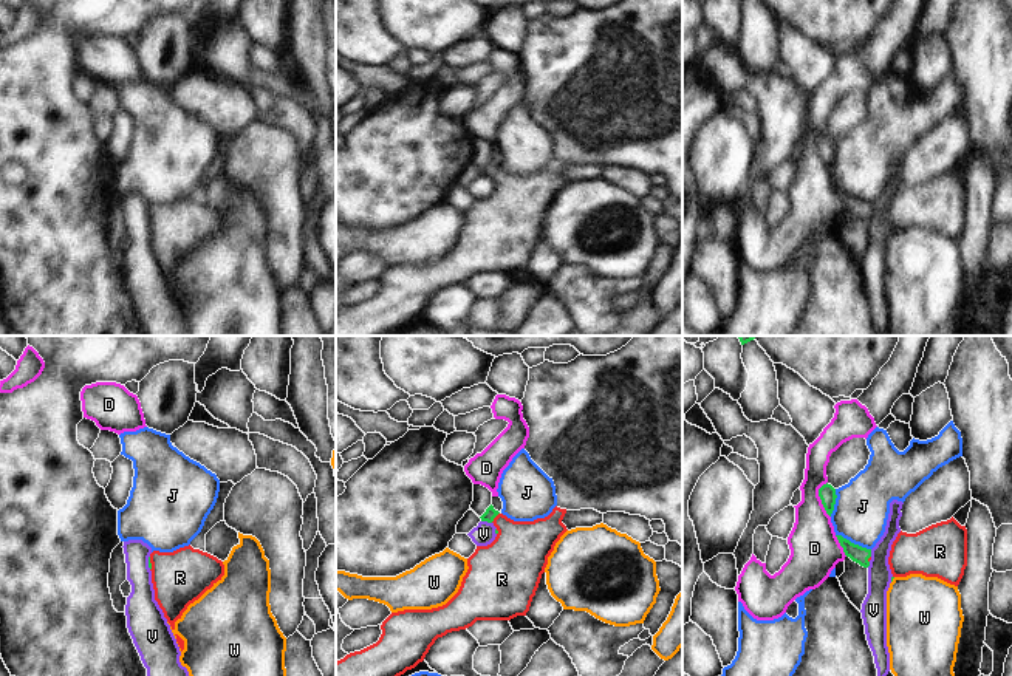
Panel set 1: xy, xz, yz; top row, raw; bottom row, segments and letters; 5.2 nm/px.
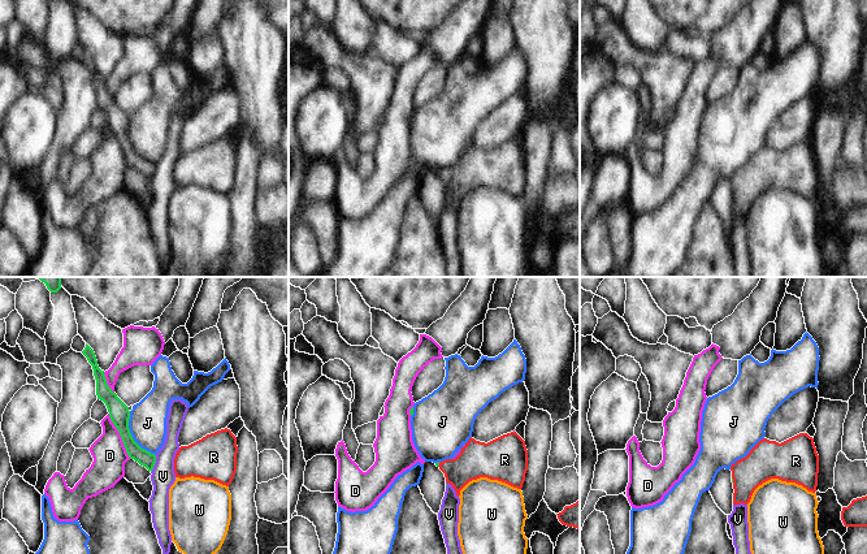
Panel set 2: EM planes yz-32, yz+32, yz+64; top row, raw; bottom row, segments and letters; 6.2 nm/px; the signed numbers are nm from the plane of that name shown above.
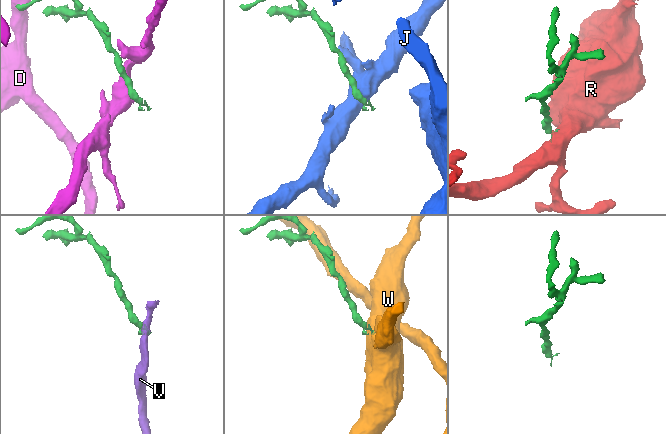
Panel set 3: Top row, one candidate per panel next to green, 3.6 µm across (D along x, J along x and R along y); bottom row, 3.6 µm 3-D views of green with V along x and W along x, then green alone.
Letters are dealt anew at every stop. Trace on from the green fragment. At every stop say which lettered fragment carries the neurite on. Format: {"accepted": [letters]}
{"accepted": ["R"]}

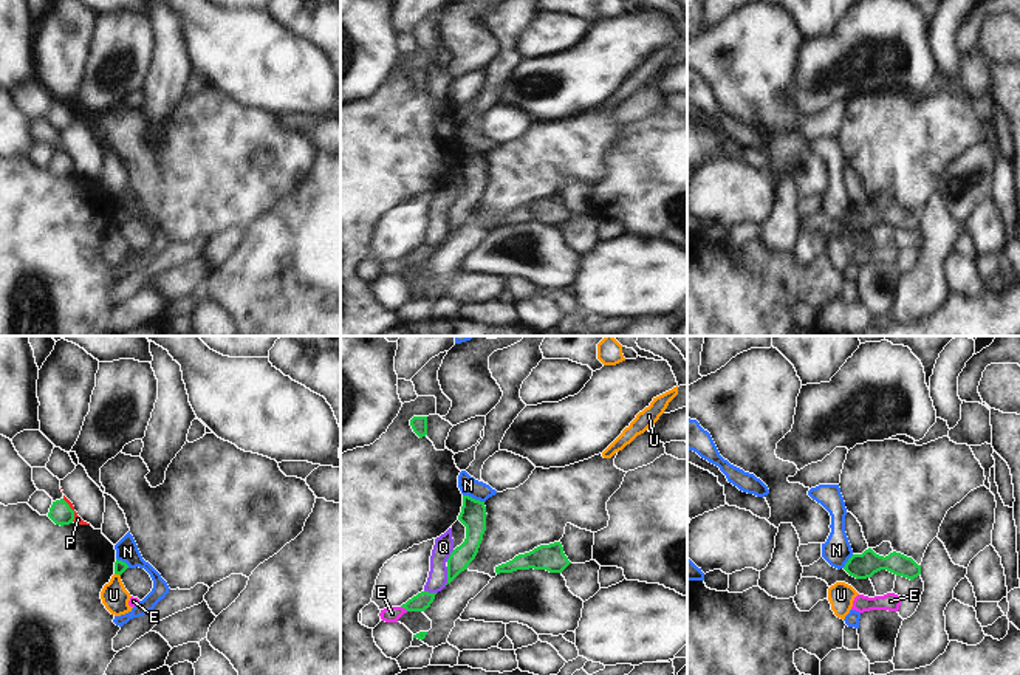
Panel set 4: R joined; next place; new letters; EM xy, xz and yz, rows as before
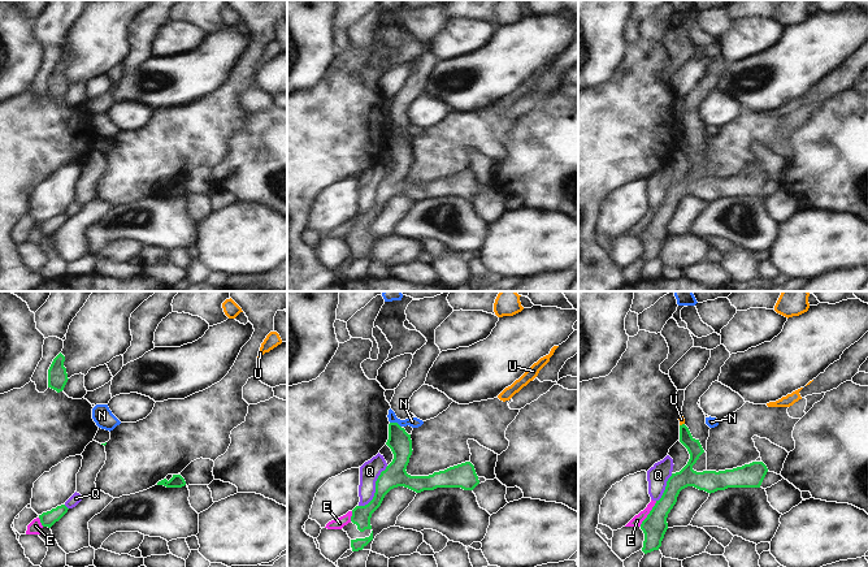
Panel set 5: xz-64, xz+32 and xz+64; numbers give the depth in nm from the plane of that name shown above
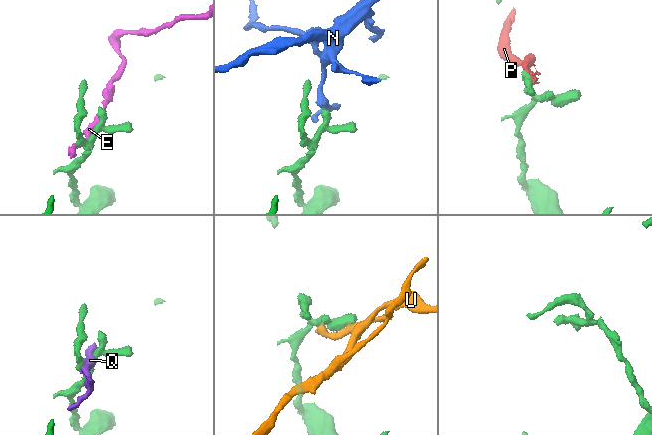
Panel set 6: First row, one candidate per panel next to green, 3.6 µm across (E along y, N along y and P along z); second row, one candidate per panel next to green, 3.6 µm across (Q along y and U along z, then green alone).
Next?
{"accepted": []}

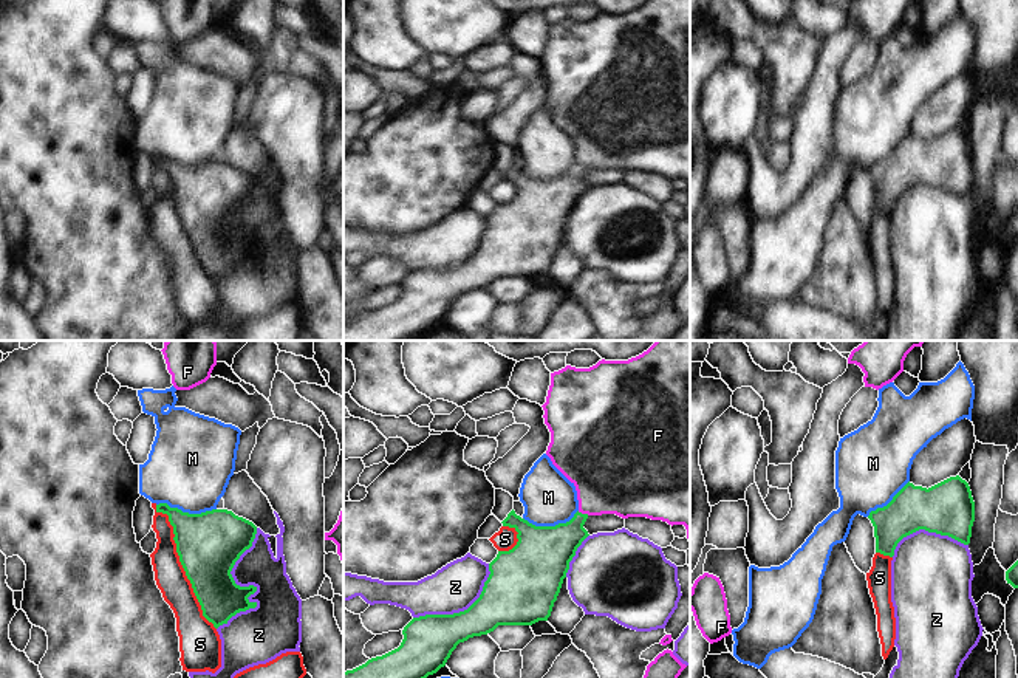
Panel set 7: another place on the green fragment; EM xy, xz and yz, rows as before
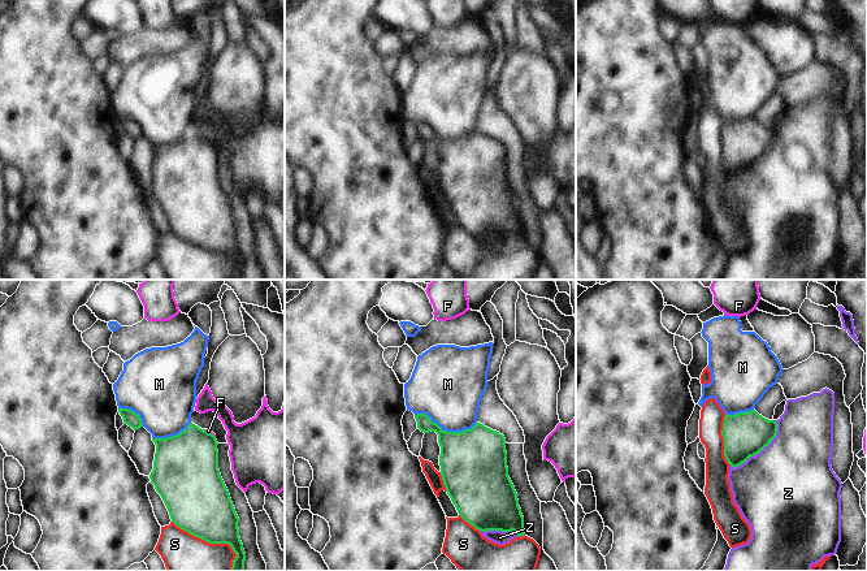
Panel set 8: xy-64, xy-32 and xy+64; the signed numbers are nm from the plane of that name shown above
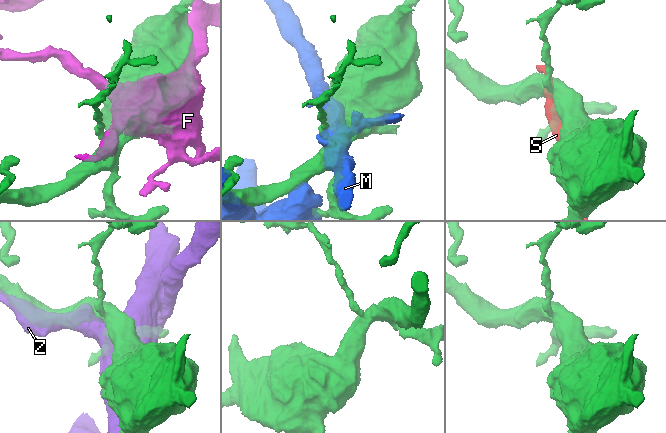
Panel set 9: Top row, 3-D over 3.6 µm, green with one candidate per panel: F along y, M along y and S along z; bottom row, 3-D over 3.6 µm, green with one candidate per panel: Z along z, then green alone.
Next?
{"accepted": []}

